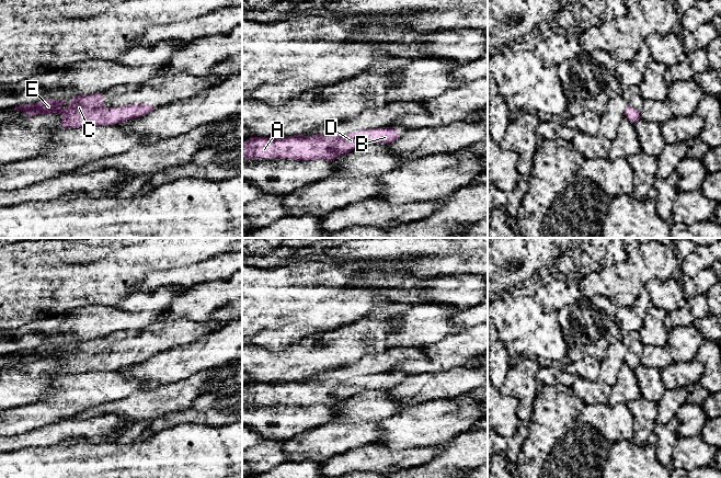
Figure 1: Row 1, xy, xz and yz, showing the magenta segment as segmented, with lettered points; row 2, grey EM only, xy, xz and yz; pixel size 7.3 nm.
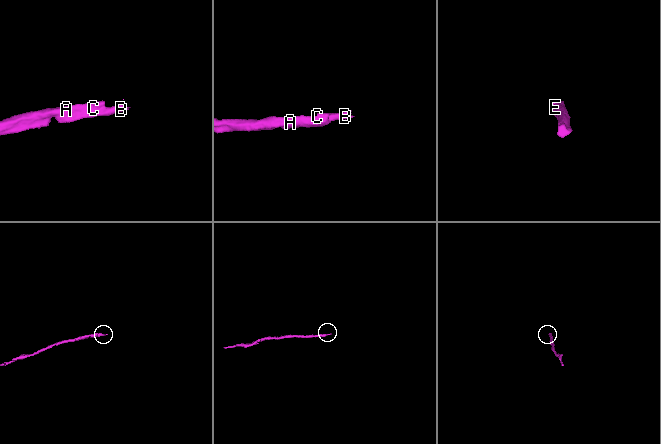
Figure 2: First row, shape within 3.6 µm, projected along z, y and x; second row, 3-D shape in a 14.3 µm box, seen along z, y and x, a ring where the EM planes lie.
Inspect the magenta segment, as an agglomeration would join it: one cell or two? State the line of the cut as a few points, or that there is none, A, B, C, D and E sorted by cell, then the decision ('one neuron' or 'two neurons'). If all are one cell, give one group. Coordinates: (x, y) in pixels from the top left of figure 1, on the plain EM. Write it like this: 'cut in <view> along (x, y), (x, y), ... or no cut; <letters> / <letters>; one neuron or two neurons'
no cut; A B C D E; one neuron

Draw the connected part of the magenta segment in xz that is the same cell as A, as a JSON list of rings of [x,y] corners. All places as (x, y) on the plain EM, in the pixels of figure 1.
[[[379,373],[346,380],[251,383],[242,388],[242,403],[333,406],[348,399],[360,388],[389,389],[400,383],[397,373]]]

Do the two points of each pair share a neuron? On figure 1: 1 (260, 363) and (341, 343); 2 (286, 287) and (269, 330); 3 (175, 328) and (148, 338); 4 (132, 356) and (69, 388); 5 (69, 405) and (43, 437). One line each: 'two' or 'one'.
1: one
2: one
3: one
4: two
5: two

